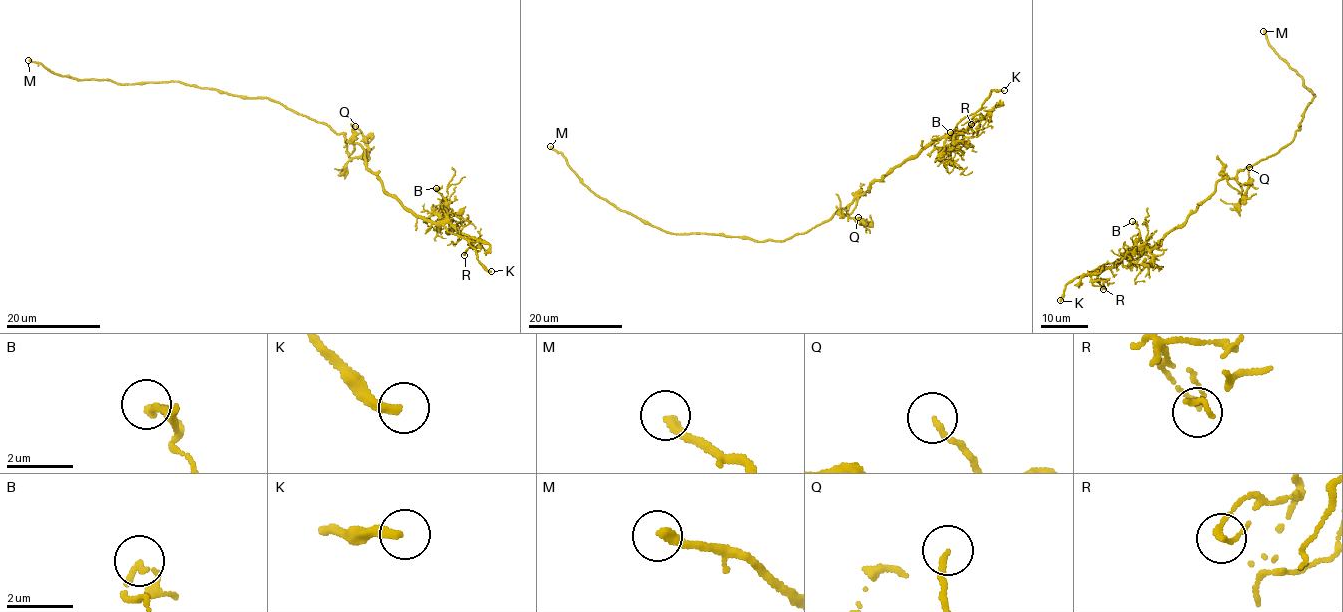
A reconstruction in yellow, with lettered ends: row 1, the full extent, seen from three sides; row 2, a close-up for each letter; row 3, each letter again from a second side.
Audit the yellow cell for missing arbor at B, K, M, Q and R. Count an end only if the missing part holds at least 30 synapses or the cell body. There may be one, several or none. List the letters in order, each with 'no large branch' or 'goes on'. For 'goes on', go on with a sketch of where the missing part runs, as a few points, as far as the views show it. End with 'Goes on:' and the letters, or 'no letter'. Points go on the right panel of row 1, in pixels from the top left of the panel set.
B: no large branch
K: goes on
M: goes on
Q: no large branch
R: no large branch
Goes on: K, M

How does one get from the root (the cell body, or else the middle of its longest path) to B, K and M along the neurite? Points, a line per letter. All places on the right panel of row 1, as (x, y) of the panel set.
B: (1273, 155), (1234, 177), (1219, 180), (1215, 190), (1179, 226), (1149, 248), (1128, 255), (1140, 232), (1132, 221)
K: (1273, 155), (1241, 169), (1234, 177), (1219, 180), (1215, 190), (1160, 241), (1075, 277), (1066, 284), (1060, 300)
M: (1273, 155), (1294, 138), (1305, 111), (1315, 95), (1304, 86), (1297, 71), (1276, 54), (1263, 31)

